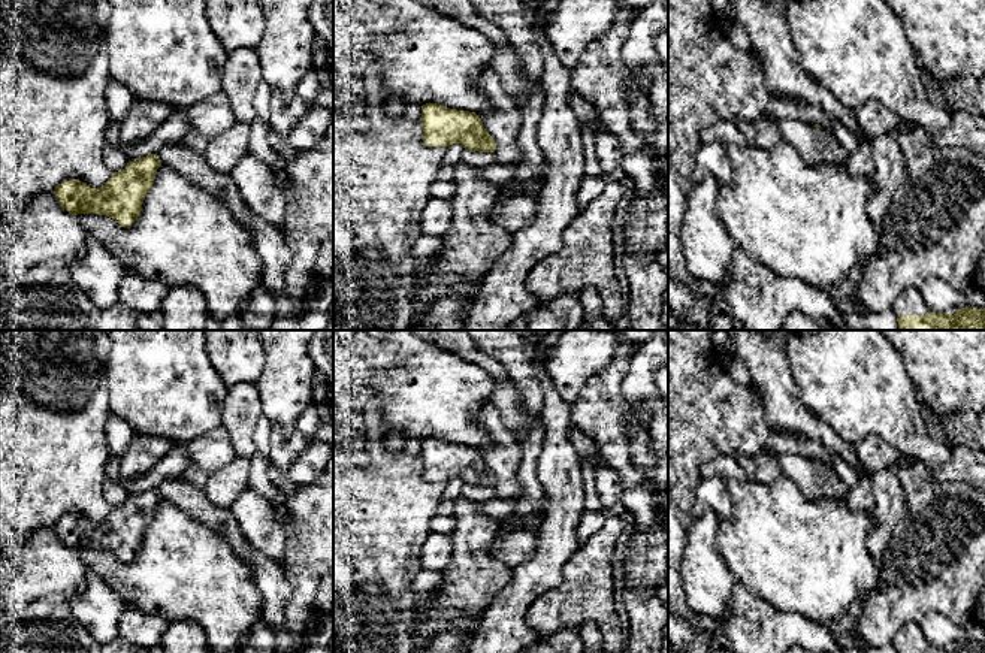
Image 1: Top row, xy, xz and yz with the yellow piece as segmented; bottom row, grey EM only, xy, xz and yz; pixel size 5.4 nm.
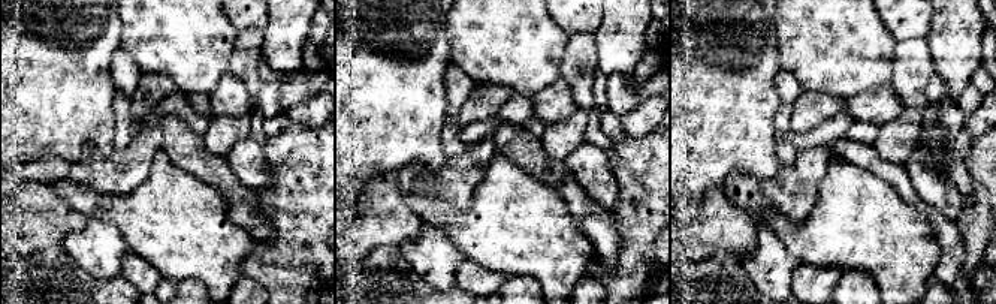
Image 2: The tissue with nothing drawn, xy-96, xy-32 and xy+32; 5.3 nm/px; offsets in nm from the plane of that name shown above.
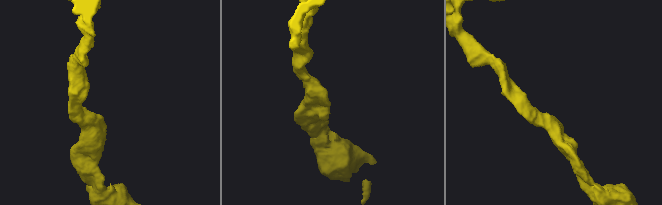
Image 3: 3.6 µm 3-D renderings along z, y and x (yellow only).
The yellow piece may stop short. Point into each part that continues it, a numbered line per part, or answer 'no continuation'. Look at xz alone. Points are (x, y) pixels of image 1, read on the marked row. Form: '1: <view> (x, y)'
no continuation

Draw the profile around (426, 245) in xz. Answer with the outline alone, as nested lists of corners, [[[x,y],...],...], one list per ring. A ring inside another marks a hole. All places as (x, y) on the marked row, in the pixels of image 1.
[[[422,233],[413,245],[411,254],[416,260],[433,256],[442,247],[442,236],[432,236]]]

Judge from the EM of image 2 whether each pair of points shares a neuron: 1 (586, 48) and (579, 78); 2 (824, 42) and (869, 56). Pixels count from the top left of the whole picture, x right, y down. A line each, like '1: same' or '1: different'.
1: same
2: same

